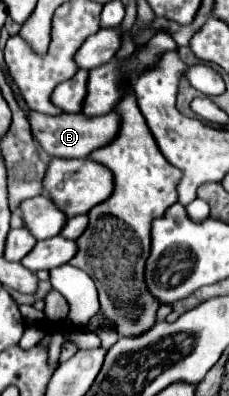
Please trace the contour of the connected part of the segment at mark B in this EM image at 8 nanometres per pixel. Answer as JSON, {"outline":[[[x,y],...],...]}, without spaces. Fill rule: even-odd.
{"outline":[[[29,110],[27,112],[27,120],[29,120],[31,134],[33,134],[35,142],[51,158],[85,158],[93,150],[97,150],[99,146],[107,144],[107,140],[115,138],[117,124],[119,124],[119,116],[115,116],[113,112],[109,112],[105,116],[87,118],[83,114],[51,116],[51,114],[41,114],[41,112]]]}

